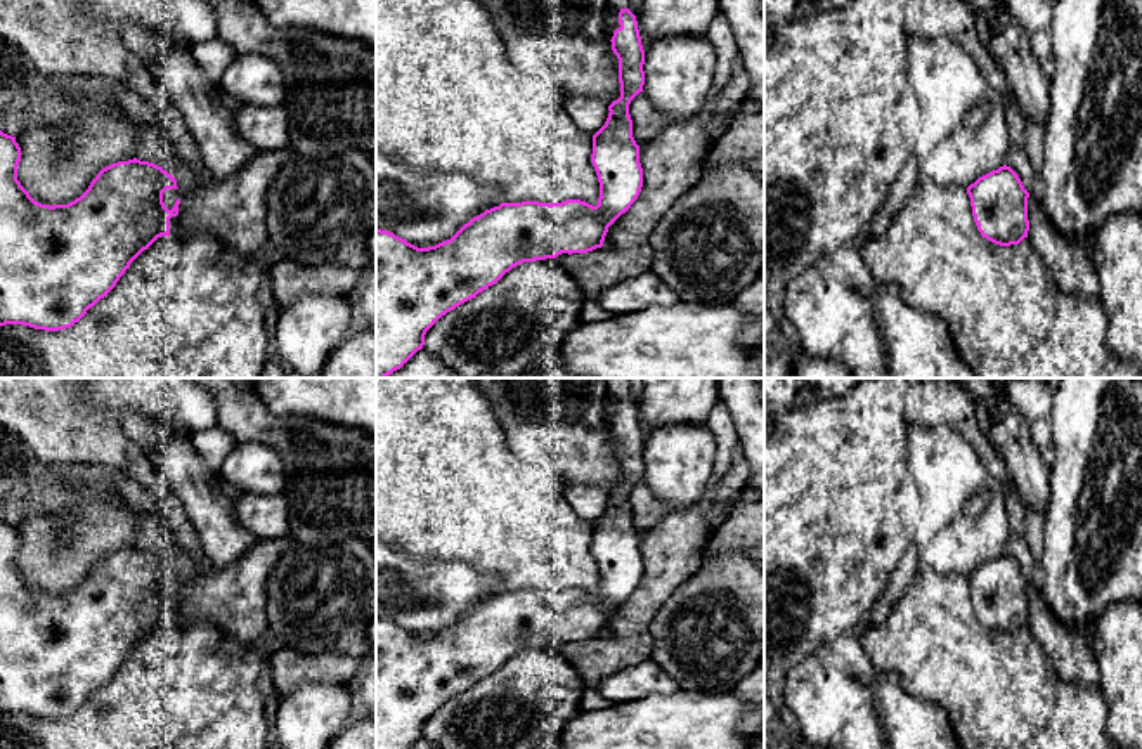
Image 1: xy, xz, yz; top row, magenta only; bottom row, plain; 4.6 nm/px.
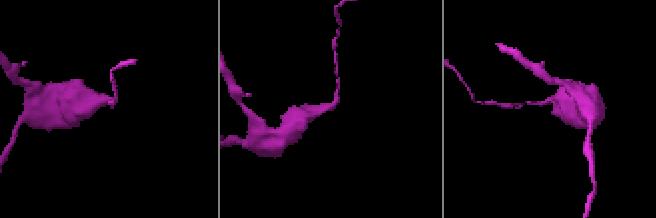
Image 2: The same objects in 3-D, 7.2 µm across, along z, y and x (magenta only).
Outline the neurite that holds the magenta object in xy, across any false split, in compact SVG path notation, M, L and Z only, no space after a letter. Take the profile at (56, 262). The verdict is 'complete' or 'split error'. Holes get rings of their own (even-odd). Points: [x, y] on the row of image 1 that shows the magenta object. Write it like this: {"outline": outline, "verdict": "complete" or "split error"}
{"outline": "M0 130L0 326L5 324L23 324L35 329L59 331L71 328L78 322L90 307L94 307L101 298L104 298L130 267L130 264L147 250L158 238L170 238L170 218L178 215L180 198L175 201L173 208L168 210L163 203L163 192L166 189L178 189L175 177L172 177L161 166L140 161L137 158L128 161L118 161L102 168L97 177L90 182L88 189L68 205L42 205L35 201L29 192L17 180L17 165L21 161L21 147L16 137L7 135Z", "verdict": "complete"}

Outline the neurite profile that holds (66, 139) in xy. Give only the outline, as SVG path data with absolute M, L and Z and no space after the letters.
M47 85L14 107L14 123L19 127L14 137L21 147L17 180L42 205L68 205L88 189L102 168L137 158L139 127L104 95Z

